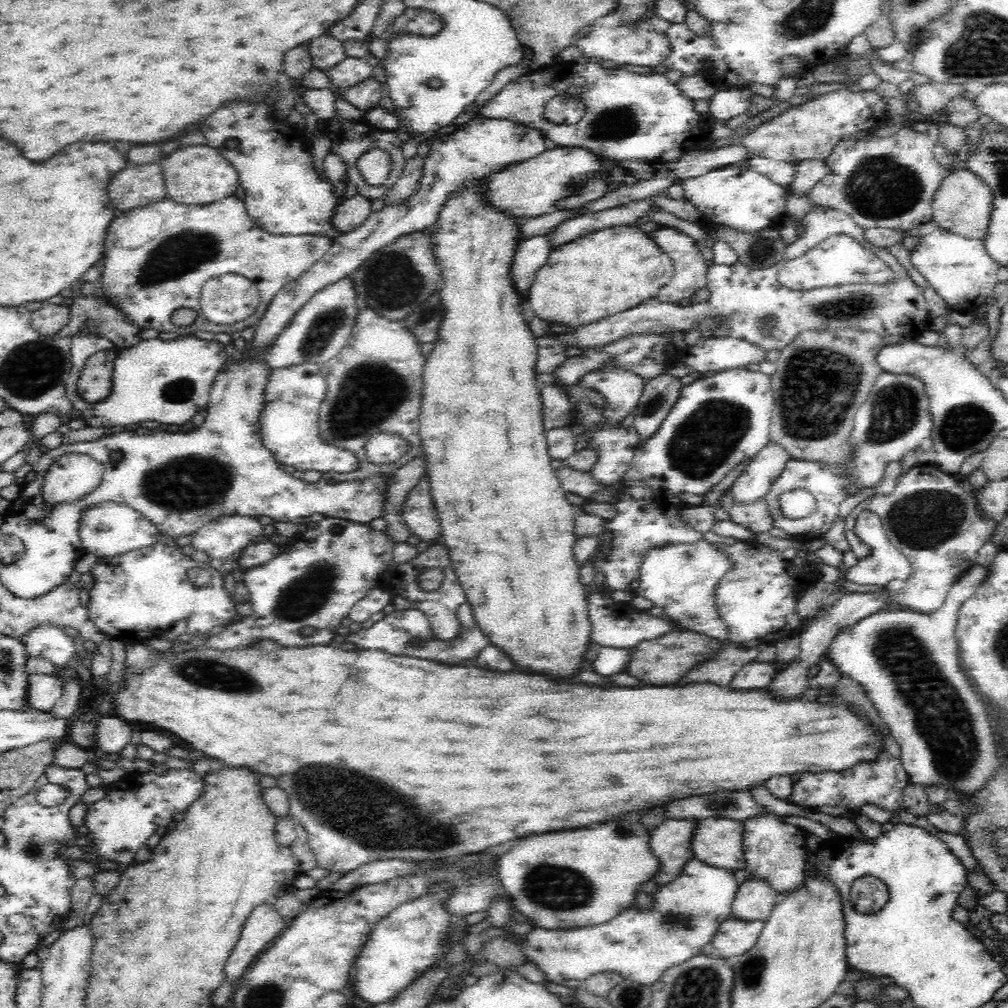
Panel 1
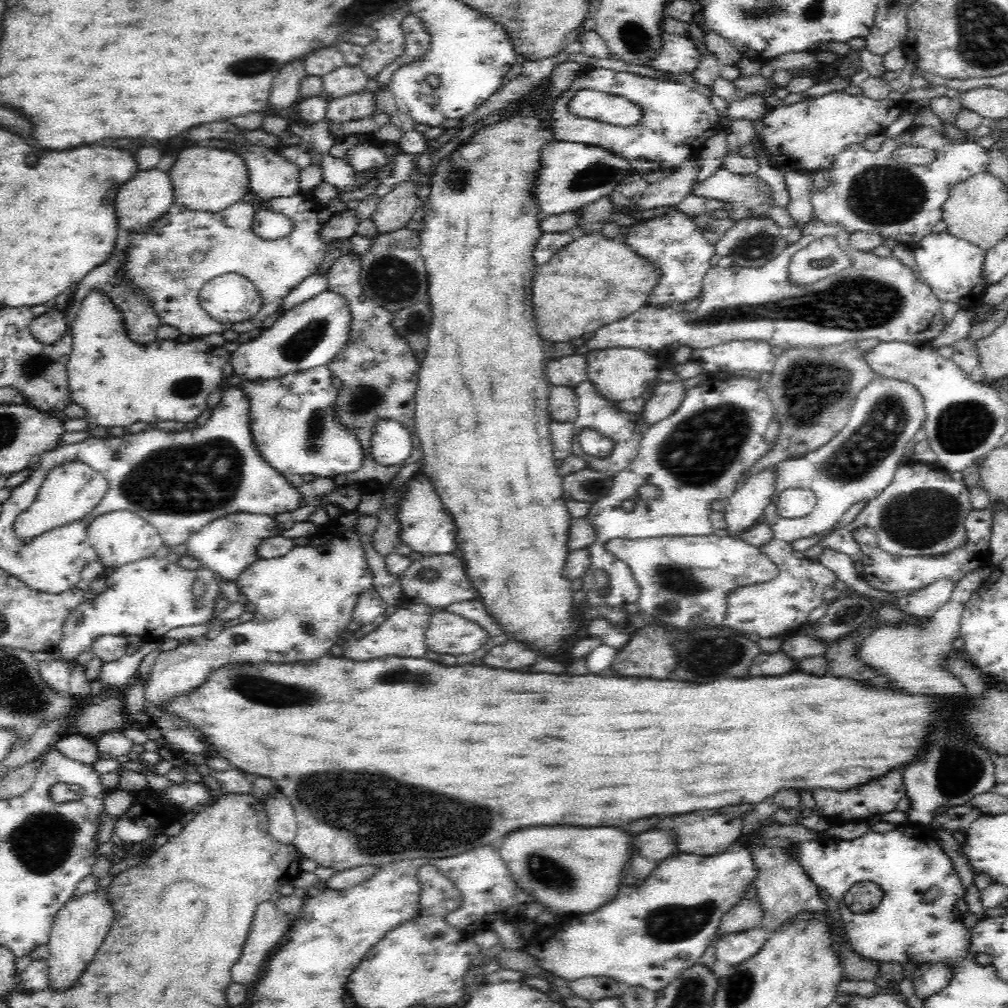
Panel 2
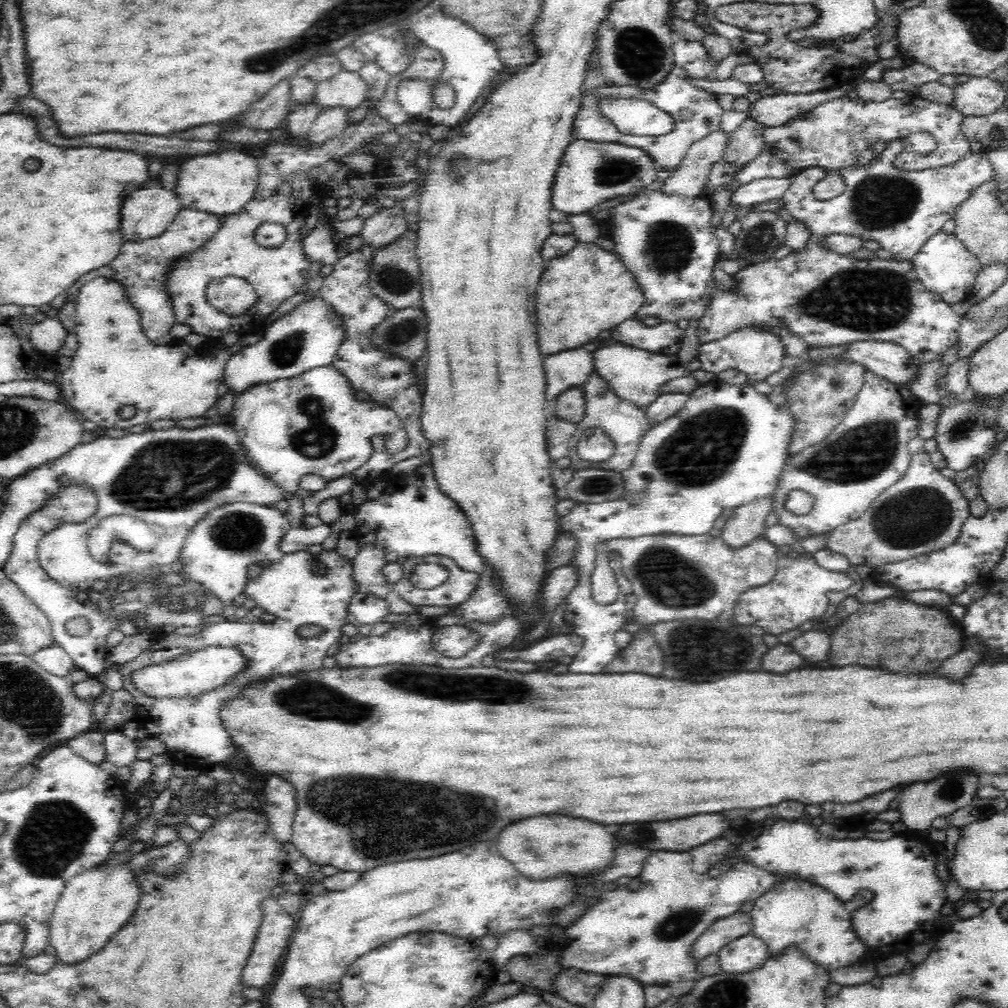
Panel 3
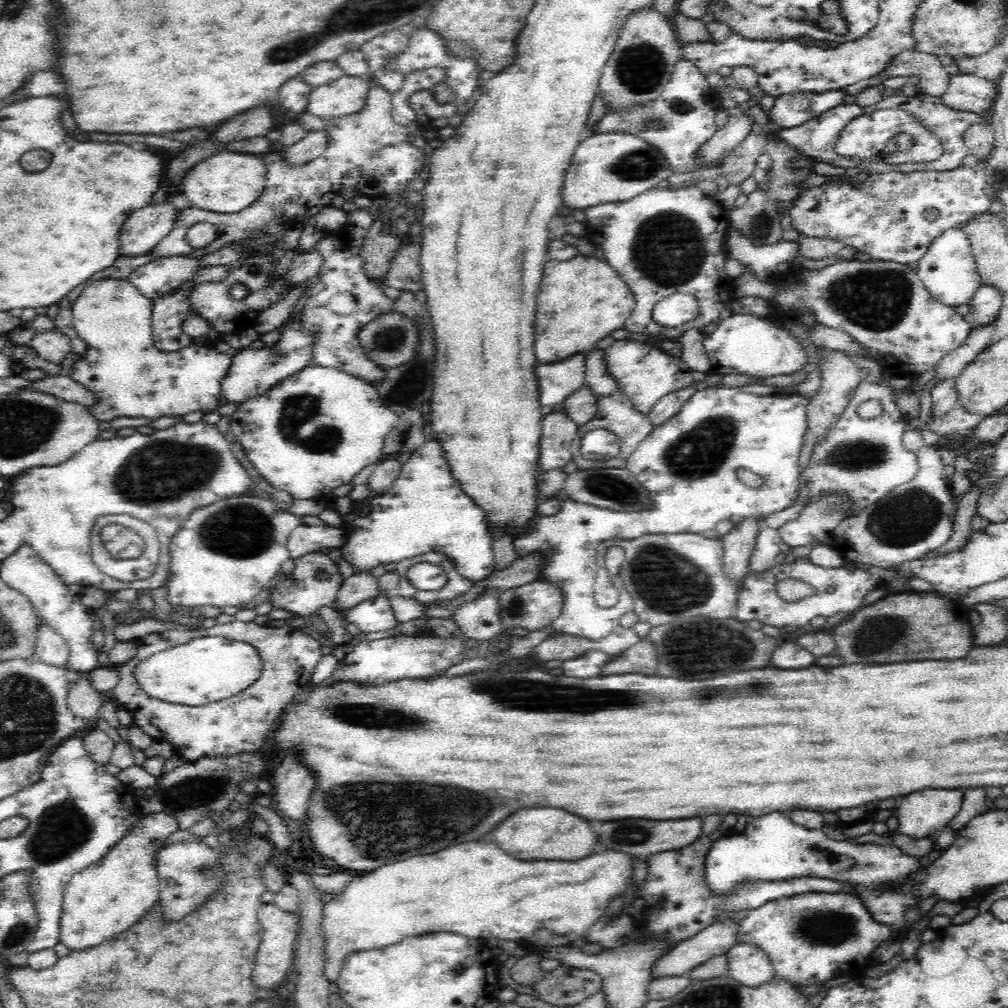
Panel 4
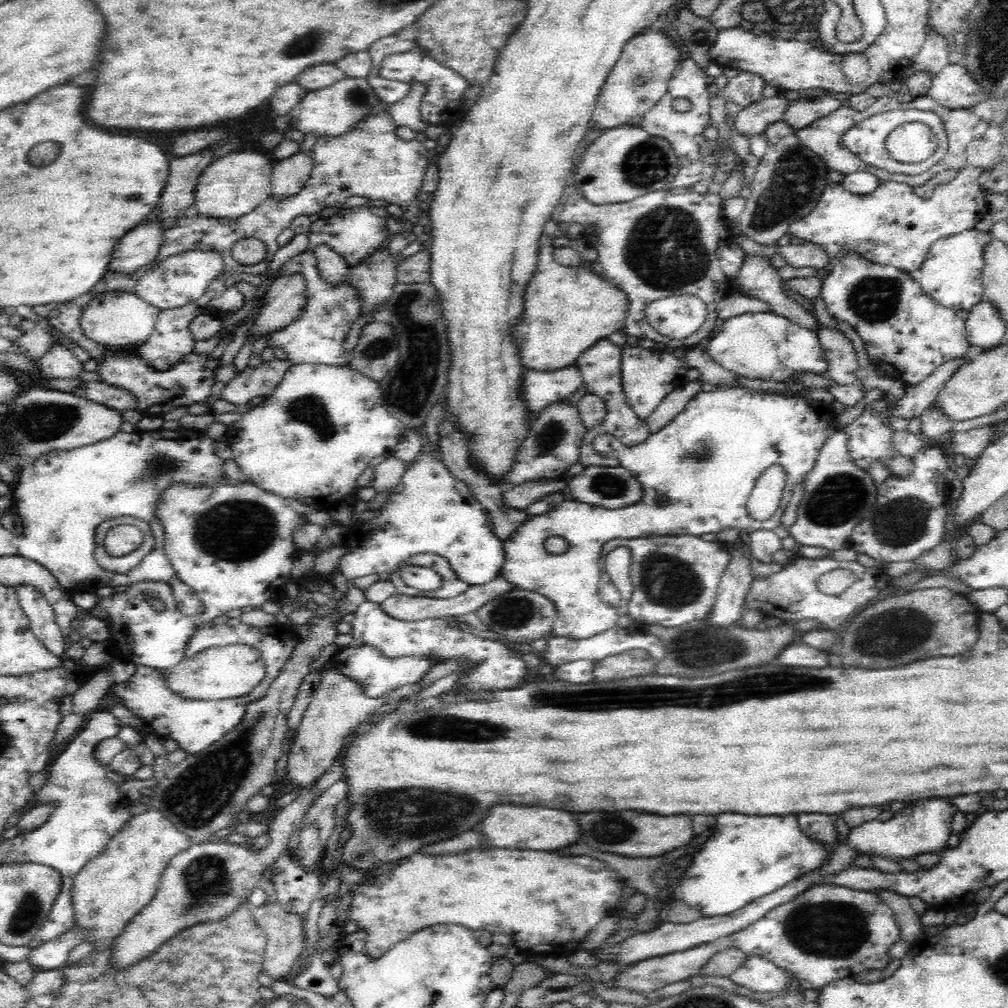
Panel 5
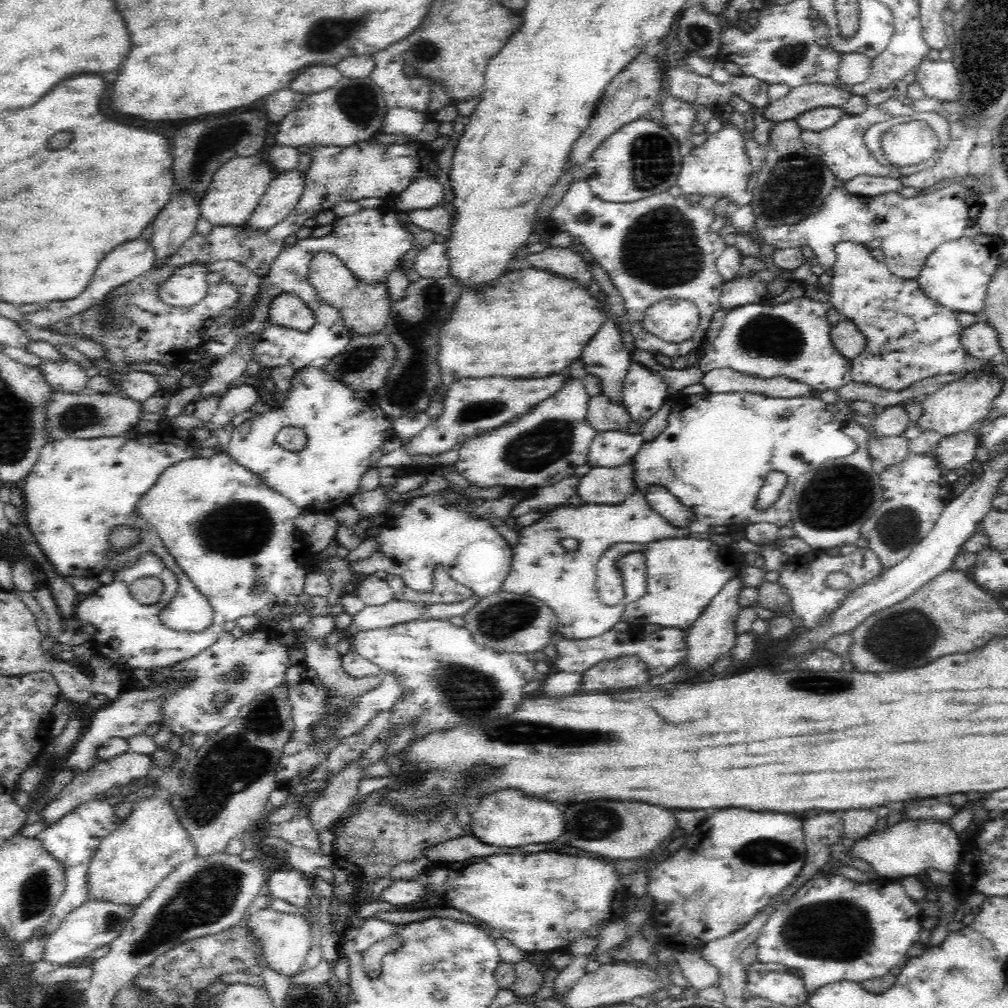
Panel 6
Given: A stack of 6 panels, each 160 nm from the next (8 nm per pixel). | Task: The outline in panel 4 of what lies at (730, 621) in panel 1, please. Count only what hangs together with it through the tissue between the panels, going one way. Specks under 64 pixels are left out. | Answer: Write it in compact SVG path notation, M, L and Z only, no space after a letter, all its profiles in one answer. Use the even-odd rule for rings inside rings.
M808 558L779 560L770 570L744 578L742 588L738 592L735 618L742 622L758 620L762 624L779 629L788 625L798 627L810 624L816 616L824 616L832 623L837 618L862 608L863 600L868 601L870 594L877 588L881 588L883 583L882 579L864 568L854 570L844 566L824 568L814 564ZM787 578L807 582L816 589L816 594L797 601L783 599L777 593L776 583ZM828 588L831 590L827 590Z

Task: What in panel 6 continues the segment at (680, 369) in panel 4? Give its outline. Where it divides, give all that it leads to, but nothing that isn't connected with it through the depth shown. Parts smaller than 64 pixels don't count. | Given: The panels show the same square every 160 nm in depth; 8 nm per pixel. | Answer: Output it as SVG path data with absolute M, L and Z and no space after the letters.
M631 362L624 378L624 401L632 422L642 426L660 410L670 394L670 383L662 371L652 371Z

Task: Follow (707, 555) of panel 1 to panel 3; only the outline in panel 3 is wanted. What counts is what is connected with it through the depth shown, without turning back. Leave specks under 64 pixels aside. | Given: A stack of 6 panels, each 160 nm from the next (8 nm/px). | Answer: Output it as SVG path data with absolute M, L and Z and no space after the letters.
M719 534L614 538L598 544L597 550L607 555L618 553L621 557L619 567L632 583L637 597L633 608L634 616L636 622L639 622L642 627L680 620L726 622L734 615L735 602L743 591L772 582L777 572L777 548L761 537L752 540L750 545L742 546L742 548L728 546Z

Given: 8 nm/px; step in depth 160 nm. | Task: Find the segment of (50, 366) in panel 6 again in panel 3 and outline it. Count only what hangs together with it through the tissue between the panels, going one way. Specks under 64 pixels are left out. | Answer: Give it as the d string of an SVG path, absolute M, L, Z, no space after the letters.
M41 316L30 328L30 342L36 350L50 354L62 348L69 331L58 316L54 318Z

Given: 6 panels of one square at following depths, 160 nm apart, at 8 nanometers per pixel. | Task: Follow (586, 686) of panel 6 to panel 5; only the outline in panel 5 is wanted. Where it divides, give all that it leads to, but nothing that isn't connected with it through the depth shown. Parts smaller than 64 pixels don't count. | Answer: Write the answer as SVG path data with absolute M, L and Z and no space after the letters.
M644 649L627 650L614 656L597 661L594 666L594 678L598 682L610 678L632 678L652 675L657 662Z

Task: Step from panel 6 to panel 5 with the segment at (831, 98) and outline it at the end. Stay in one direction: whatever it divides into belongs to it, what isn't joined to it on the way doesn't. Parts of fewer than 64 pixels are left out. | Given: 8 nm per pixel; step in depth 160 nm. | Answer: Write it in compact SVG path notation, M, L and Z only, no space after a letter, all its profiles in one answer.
M780 96L753 102L734 116L731 128L744 138L750 139L752 136L760 135L765 132L769 124L782 120L787 102L786 98Z

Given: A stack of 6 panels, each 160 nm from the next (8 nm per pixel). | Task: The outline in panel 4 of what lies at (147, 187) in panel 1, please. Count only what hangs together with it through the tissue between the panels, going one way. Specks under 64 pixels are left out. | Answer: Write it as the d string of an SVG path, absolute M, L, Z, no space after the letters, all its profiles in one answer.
M170 200L134 210L122 226L120 255L138 256L153 249L174 228L178 213Z

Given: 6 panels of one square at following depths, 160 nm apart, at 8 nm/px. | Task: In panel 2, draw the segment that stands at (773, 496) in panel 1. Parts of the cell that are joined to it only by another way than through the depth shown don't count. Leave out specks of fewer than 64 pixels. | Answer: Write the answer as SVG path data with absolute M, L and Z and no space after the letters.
M876 376L865 389L861 390L851 408L849 424L831 442L822 449L806 453L803 457L790 459L777 464L777 484L774 500L782 491L788 489L808 489L815 492L818 507L802 518L782 518L776 510L777 503L770 503L763 510L766 523L770 525L775 540L788 544L802 538L811 538L820 532L832 528L854 503L868 502L876 498L893 480L906 452L906 446L925 424L927 413L922 393L910 382L894 378Z

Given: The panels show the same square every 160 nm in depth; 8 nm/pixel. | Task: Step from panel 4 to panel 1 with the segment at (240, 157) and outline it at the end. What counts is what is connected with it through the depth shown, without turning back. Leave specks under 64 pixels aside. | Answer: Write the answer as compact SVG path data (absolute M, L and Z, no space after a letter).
M210 146L178 148L170 156L166 156L160 164L164 174L166 197L176 203L203 205L218 202L219 199L235 194L234 190L239 186L236 169Z

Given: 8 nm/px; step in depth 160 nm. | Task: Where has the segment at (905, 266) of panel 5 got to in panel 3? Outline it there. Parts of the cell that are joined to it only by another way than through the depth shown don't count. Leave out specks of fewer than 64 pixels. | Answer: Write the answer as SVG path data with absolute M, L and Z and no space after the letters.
M928 131L913 132L904 138L891 140L886 143L885 149L874 164L857 166L854 163L852 166L843 168L840 175L844 178L845 189L842 194L838 194L830 200L817 200L813 195L814 185L820 184L821 178L825 175L824 169L820 167L803 169L791 177L791 183L782 196L784 207L793 217L806 222L812 233L826 236L831 234L858 235L866 240L876 240L882 249L894 254L893 258L910 261L922 248L926 239L941 231L944 223L952 218L958 204L962 204L966 200L965 198L968 198L970 191L994 176L994 165L987 157L986 150L977 154L970 152L951 165L940 166L940 168L910 171L896 168L892 163L902 152L924 155L933 152L936 148L936 137Z

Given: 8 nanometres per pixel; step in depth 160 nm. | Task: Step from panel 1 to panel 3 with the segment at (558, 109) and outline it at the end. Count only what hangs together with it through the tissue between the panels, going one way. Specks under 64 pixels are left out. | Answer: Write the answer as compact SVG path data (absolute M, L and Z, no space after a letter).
M602 97L597 111L625 135L659 135L670 132L673 120L647 100L639 98Z

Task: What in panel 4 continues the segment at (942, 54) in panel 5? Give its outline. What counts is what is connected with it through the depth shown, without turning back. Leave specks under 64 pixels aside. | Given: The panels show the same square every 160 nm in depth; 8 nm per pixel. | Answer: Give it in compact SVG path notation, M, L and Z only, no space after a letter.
M910 50L894 56L894 60L890 66L886 66L884 72L854 83L852 86L845 86L844 90L848 94L848 99L852 100L857 92L866 87L882 86L882 82L888 78L910 75L920 75L919 92L932 96L941 97L950 82L950 75L946 73L938 57Z

